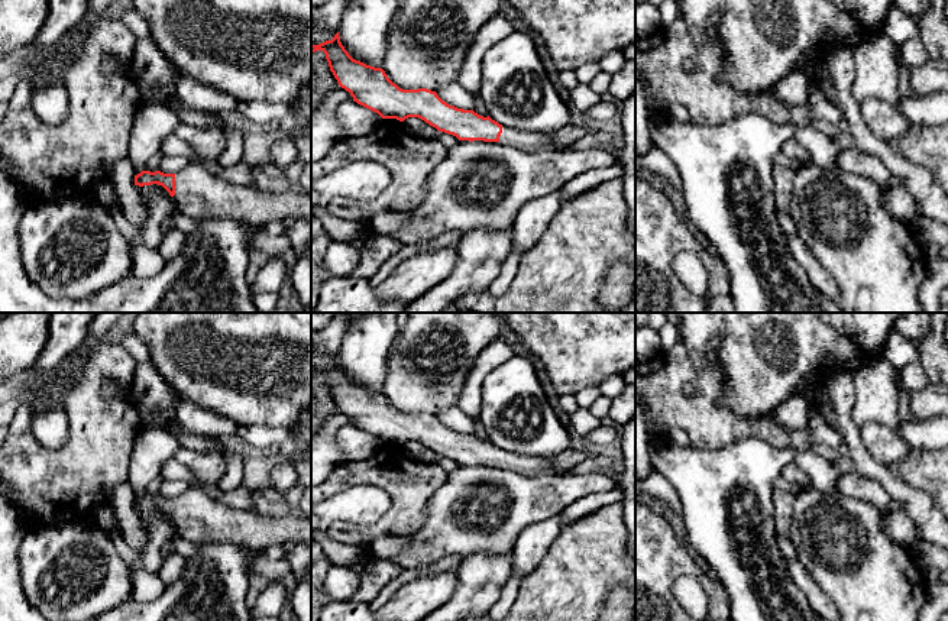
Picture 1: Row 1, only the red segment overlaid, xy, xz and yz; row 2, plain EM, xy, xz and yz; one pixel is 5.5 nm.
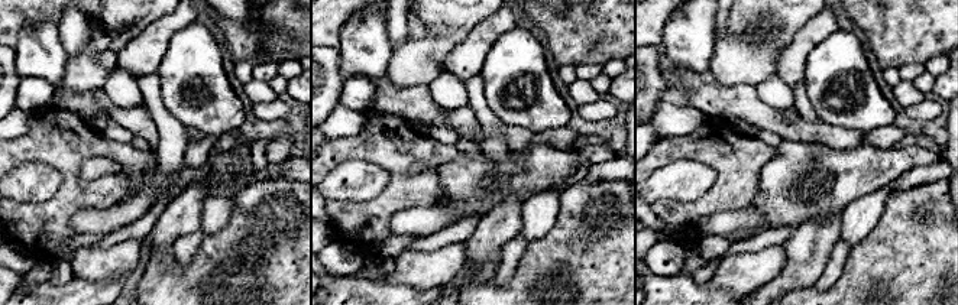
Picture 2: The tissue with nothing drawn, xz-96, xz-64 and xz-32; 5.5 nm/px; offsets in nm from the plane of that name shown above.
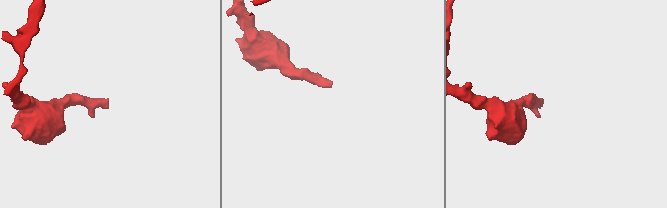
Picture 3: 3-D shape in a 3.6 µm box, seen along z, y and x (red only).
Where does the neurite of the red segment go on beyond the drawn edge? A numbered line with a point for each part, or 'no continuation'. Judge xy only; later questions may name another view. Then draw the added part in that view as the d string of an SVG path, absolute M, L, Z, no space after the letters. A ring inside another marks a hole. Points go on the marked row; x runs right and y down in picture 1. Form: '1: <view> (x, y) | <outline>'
1: xy (199, 193) | M190 162L175 174L175 195L181 211L192 219L233 217L262 229L271 221L297 217L311 221L311 194L285 191L271 194L230 184L203 164Z

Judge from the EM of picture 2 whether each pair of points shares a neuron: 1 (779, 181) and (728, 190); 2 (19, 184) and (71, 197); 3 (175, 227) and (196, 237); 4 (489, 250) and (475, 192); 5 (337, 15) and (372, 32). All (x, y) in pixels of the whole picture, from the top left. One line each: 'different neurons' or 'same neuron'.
1: different neurons
2: different neurons
3: different neurons
4: different neurons
5: different neurons

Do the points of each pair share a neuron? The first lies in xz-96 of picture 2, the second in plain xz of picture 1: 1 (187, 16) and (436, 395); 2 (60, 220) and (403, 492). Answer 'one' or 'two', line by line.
1: two
2: one

